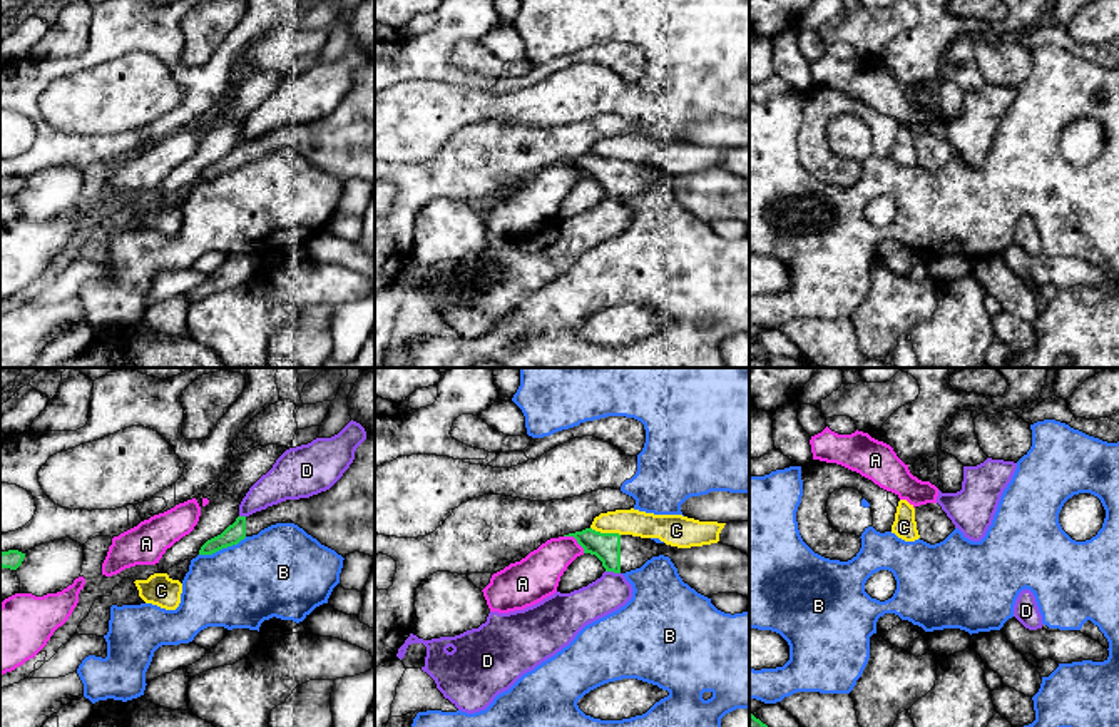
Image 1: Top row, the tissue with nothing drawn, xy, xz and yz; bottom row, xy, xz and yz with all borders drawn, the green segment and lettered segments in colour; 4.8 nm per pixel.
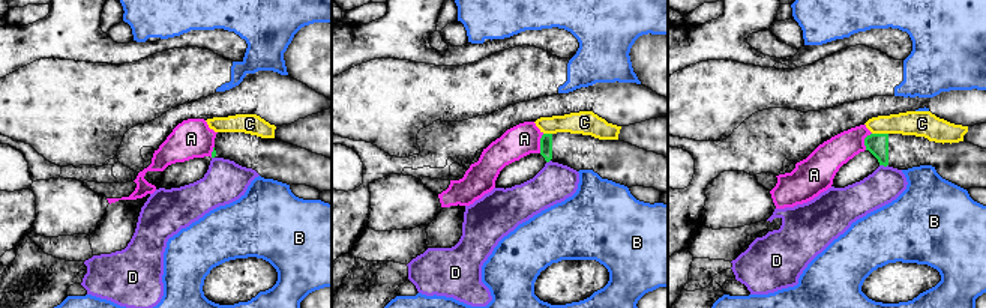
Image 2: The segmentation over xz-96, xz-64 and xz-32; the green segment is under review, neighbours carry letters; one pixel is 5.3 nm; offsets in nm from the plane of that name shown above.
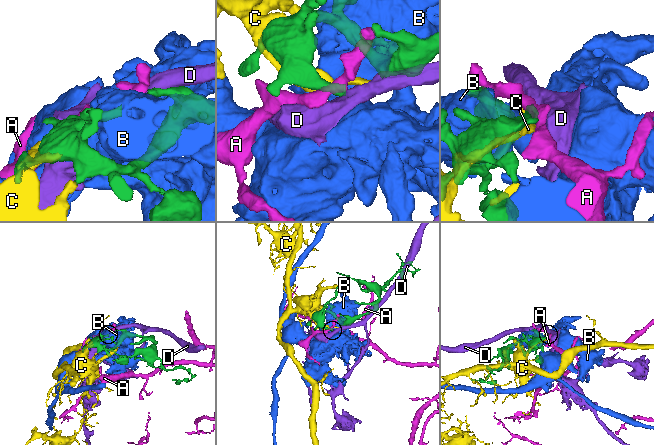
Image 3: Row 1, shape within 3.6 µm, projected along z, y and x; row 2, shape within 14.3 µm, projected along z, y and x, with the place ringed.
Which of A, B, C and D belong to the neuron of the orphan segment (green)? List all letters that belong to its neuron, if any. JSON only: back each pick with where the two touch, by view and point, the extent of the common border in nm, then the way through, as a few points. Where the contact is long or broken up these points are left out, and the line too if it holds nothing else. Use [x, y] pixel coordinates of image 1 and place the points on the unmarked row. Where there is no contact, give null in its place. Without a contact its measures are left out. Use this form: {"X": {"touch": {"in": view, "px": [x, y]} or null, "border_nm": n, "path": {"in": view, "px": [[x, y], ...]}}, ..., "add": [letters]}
{"add": []}

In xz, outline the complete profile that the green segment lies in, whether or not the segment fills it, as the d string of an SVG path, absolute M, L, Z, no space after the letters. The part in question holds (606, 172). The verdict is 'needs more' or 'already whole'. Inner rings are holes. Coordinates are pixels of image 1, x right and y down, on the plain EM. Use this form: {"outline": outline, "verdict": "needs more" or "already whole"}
{"outline": "M592 154L569 159L595 180L605 197L626 199L641 194L652 182L669 182L684 209L711 224L718 219L738 219L749 224L749 182L723 169L677 174L619 159L600 159Z", "verdict": "needs more"}

